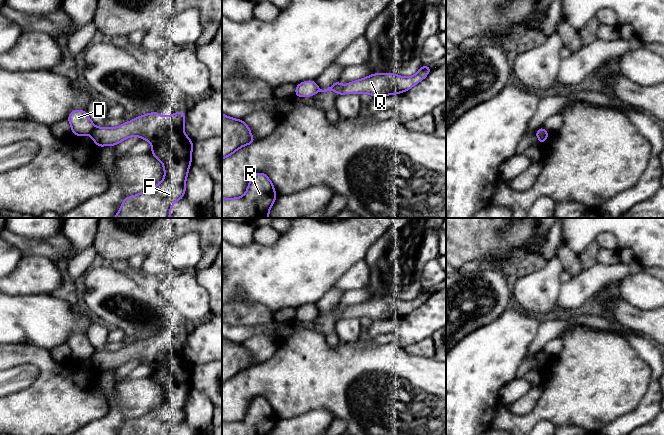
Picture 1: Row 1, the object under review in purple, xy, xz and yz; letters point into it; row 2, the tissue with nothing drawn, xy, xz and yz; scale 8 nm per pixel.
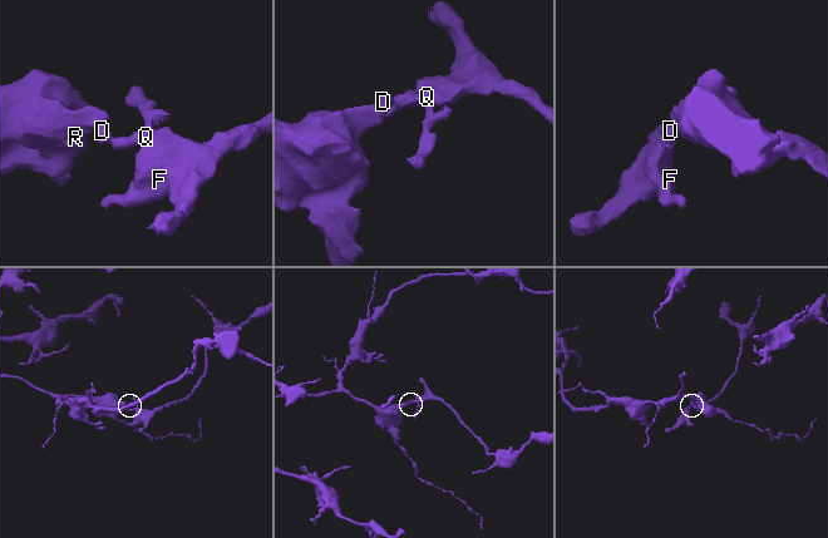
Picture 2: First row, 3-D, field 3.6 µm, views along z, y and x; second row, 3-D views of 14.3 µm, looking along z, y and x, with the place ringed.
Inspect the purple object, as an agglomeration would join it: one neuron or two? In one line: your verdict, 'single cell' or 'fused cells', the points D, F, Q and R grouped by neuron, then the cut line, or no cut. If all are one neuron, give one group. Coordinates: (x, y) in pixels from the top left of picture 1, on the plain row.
fused cells | D R / F Q | xy (95, 350), (89, 358)

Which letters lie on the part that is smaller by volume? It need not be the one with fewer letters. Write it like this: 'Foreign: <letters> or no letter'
Foreign: F, Q

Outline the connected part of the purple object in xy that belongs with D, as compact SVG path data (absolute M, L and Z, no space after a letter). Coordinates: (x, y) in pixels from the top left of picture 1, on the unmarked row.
M82 333L72 334L68 339L67 345L71 349L71 357L74 360L90 359L96 351L87 336Z

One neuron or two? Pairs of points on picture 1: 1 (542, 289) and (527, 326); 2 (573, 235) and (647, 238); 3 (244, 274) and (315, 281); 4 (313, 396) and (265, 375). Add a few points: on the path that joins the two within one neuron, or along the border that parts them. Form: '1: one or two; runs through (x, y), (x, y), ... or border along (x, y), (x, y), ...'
1: two; border along (524, 311), (535, 317)
2: one; runs through (591, 228), (629, 228)
3: one; runs through (262, 274), (297, 275)
4: one; runs through (301, 384), (296, 379), (277, 379)

